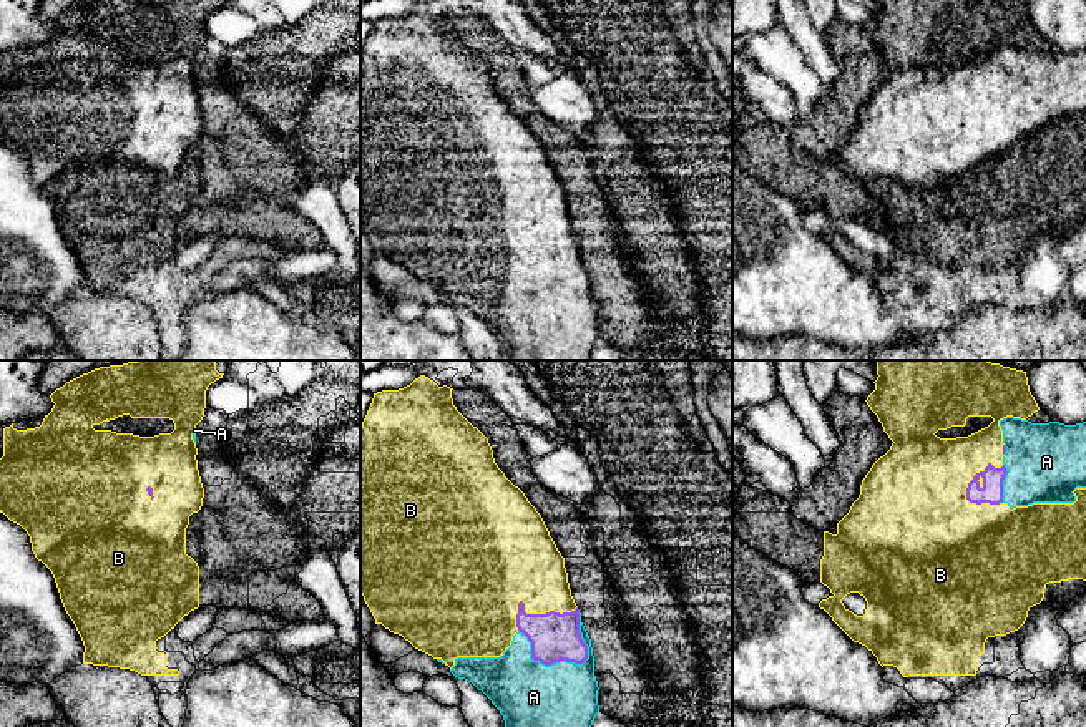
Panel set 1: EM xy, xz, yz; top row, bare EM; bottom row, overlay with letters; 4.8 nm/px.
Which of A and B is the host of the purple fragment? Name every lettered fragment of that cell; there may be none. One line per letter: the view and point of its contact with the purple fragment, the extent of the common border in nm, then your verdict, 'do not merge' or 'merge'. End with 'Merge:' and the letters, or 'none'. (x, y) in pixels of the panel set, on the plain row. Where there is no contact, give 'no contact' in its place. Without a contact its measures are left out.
A: contact xz (547, 292); length 380 nm; merge
B: contact yz (977, 102); length 260 nm; merge
Merge: A, B

